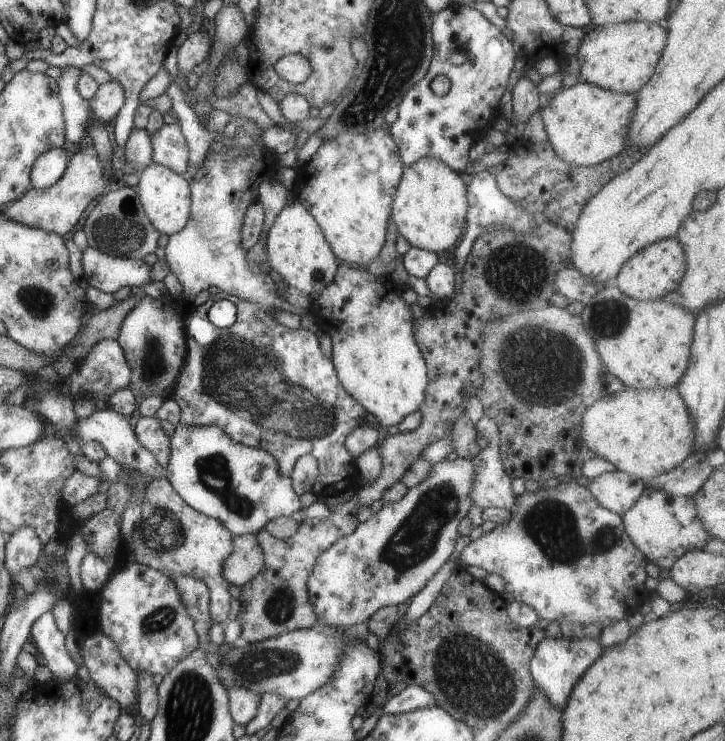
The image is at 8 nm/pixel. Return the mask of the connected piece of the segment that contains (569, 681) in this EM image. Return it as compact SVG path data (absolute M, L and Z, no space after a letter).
M557 635L549 638L543 637L535 647L531 660L529 661L530 675L537 691L550 702L550 705L559 710L565 706L569 692L577 679L589 668L590 664L602 653L602 646L598 641L599 637L570 639Z

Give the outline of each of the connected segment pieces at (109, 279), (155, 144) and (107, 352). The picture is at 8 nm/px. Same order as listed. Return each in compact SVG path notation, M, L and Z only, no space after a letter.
M89 246L81 253L82 278L88 286L112 293L121 286L139 286L150 280L150 266L142 259L109 256Z
M163 123L149 138L152 162L182 175L188 165L188 148L180 126L177 123Z
M101 339L76 365L67 390L71 395L87 390L108 397L116 390L128 388L129 384L130 368L119 343Z

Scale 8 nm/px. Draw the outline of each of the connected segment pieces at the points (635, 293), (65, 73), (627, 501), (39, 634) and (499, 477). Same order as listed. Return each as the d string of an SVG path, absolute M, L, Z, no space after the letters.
M675 236L656 240L633 253L614 276L612 286L625 296L638 301L660 299L663 295L674 291L682 279L686 269L686 260L680 242Z
M66 66L61 68L61 75L56 78L58 99L62 104L64 118L64 137L83 145L86 142L87 124L91 117L88 101L78 95L76 80L81 68Z
M621 471L601 473L584 482L591 496L620 517L638 499L645 483Z
M46 610L33 621L29 638L47 661L52 681L68 681L76 676L76 664L66 651L64 636L57 629L51 610Z
M485 415L474 425L478 436L483 436L488 444L471 458L474 475L469 498L473 505L482 509L499 507L509 511L515 504L516 495L510 487L511 477L505 472L500 459L497 425Z

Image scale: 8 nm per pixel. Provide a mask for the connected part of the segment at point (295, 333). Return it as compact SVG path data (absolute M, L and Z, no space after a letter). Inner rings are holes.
M223 291L210 295L201 305L190 305L182 320L186 355L171 390L171 398L180 408L179 423L215 425L236 443L266 450L277 461L278 471L283 476L289 477L299 456L311 454L316 460L318 471L310 492L318 498L337 496L348 488L356 489L361 485L355 458L347 452L344 440L348 432L365 422L366 409L341 386L331 358L325 358L319 349L316 333L301 327L286 329L276 323L274 314L267 307L258 307L257 303L250 303ZM221 299L231 302L236 308L234 323L227 328L213 326L208 319L208 308Z

